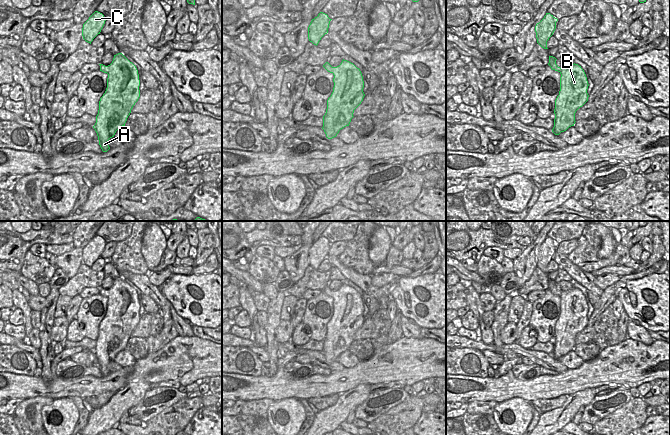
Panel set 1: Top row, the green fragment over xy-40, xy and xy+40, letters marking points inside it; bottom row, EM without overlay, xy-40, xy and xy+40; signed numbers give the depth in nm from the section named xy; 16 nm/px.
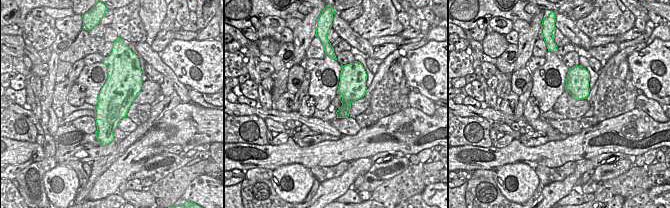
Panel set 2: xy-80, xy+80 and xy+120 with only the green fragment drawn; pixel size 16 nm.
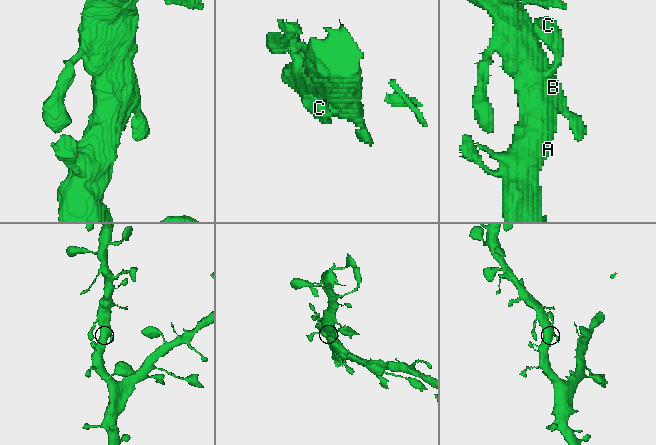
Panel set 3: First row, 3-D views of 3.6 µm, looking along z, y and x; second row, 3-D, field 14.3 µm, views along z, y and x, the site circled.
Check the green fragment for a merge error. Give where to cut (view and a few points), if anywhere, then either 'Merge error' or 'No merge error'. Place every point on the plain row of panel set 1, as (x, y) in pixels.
No split. No merge error.

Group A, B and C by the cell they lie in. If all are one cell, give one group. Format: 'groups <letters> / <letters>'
groups A B C

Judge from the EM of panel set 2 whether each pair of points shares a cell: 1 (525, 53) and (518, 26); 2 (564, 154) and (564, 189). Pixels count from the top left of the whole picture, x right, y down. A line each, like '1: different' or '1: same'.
1: different
2: different

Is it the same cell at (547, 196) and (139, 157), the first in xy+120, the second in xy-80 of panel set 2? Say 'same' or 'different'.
same

